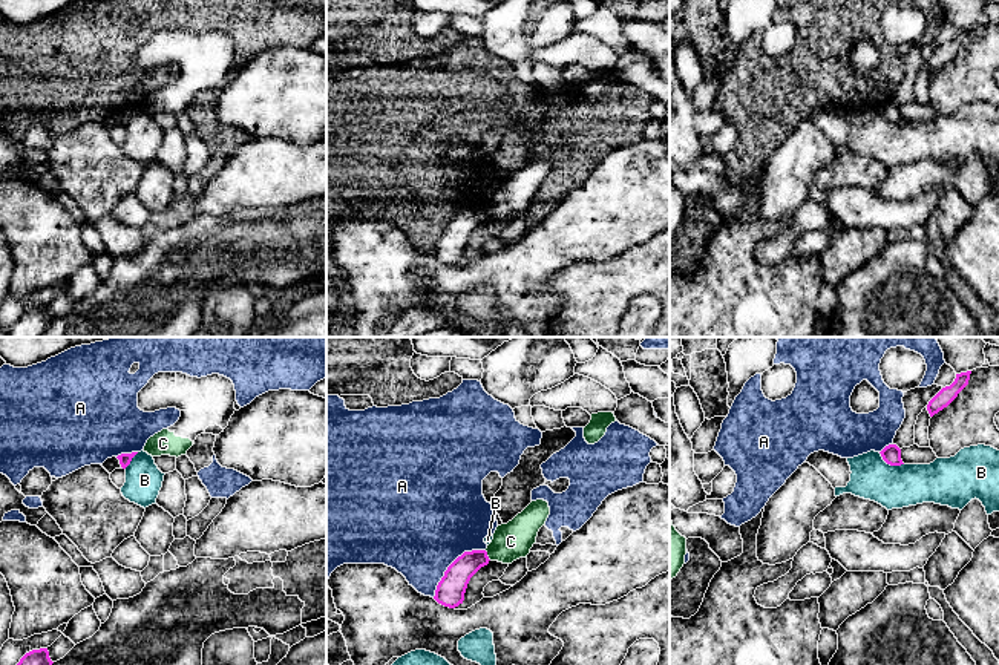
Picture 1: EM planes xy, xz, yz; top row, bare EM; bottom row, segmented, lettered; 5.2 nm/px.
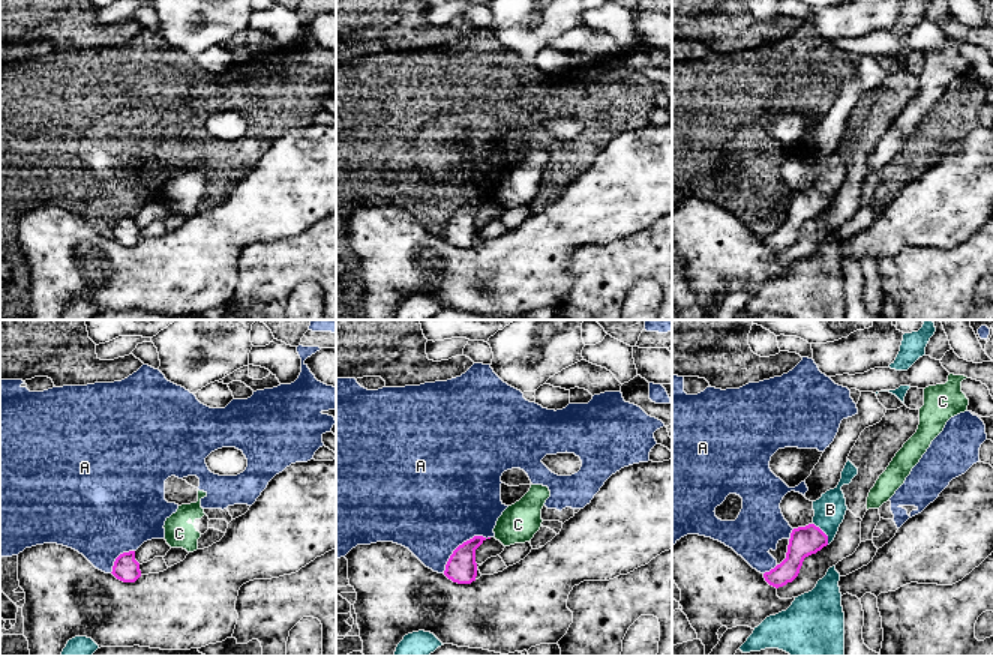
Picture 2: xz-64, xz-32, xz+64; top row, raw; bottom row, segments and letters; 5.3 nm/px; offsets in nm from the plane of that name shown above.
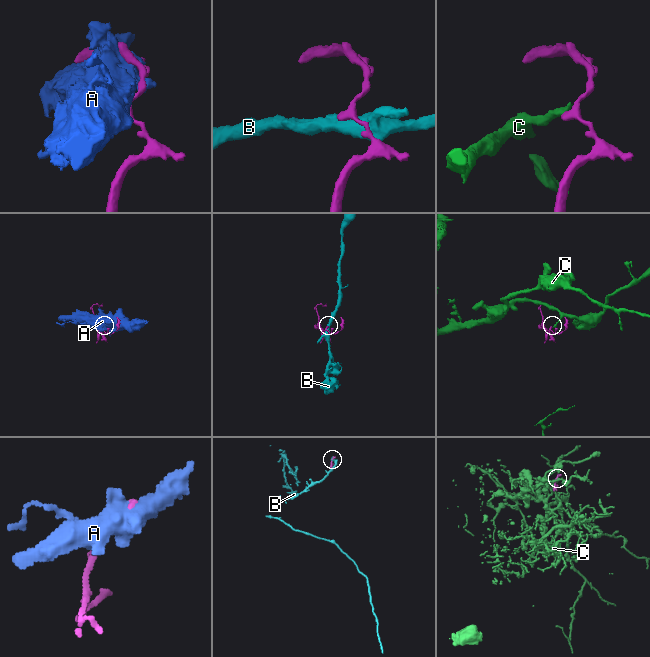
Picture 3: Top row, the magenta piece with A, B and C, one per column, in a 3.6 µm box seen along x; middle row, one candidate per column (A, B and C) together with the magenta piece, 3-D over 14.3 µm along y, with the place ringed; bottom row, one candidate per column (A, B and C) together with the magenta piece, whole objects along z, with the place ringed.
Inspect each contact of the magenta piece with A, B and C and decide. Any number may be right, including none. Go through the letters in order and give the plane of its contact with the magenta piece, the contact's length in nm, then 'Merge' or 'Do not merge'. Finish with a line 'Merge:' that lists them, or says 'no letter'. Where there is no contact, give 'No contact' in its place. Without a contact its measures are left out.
A: Touches magenta in xz. Shared border 380 nm. Do not merge
B: Touches magenta in yz. Shared border 150 nm. Do not merge
C: Touches magenta in xz. Shared border 70 nm. Do not merge
Merge: no letter

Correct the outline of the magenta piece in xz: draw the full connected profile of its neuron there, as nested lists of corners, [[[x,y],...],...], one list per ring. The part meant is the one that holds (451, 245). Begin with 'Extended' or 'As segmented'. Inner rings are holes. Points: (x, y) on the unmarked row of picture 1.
As segmented. [[[486,207],[464,208],[444,228],[437,242],[434,256],[449,265],[455,265],[464,257],[464,250],[470,234],[489,221]]]

